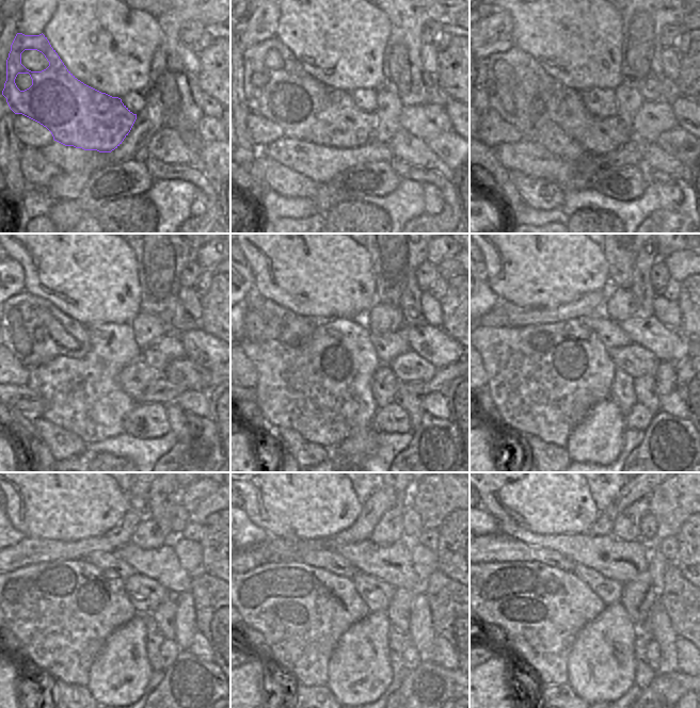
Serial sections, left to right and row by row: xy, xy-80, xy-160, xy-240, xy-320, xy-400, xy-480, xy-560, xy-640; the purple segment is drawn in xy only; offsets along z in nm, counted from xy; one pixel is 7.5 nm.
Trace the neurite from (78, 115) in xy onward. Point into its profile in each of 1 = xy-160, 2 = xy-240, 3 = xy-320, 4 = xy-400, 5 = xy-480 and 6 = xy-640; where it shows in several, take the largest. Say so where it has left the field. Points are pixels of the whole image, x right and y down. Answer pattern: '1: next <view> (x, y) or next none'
1: next xy-160 (523, 95)
2: next xy-240 (36, 332)
3: next xy-320 (264, 320)
4: next xy-400 (622, 392)
5: next xy-480 (155, 638)
6: next xy-640 (643, 676)

